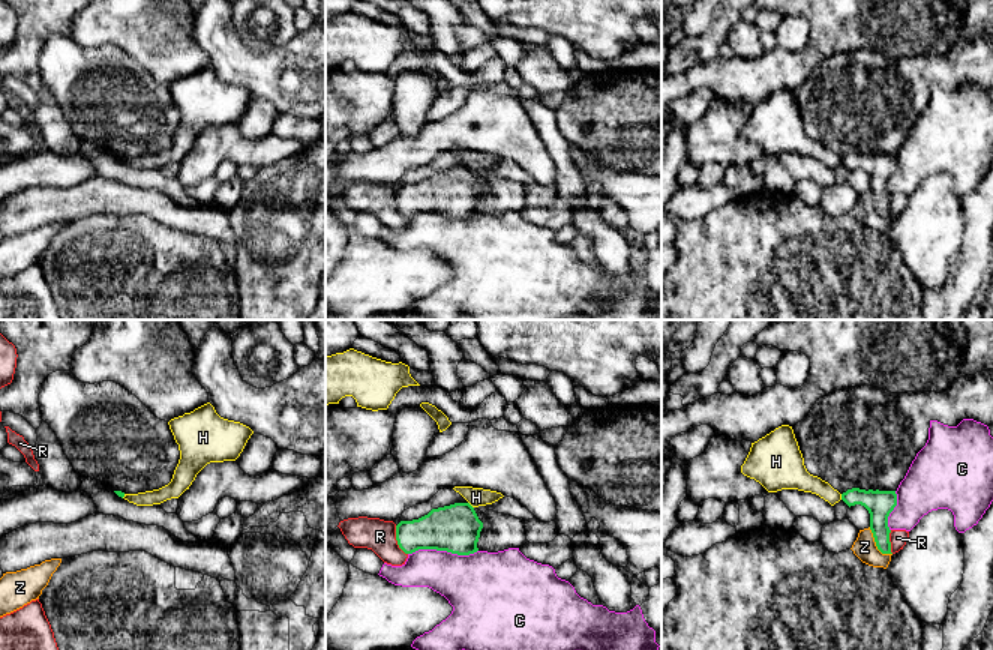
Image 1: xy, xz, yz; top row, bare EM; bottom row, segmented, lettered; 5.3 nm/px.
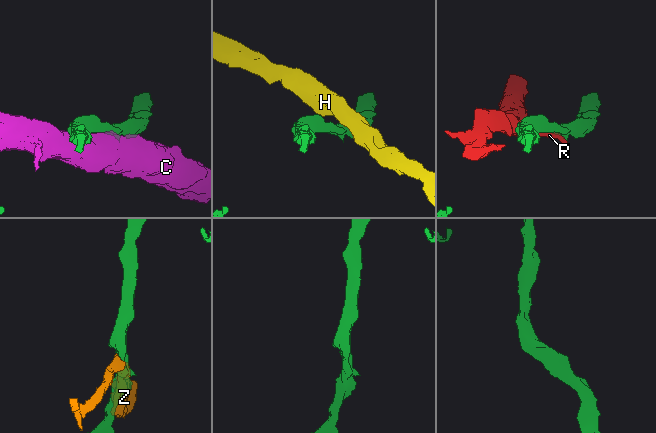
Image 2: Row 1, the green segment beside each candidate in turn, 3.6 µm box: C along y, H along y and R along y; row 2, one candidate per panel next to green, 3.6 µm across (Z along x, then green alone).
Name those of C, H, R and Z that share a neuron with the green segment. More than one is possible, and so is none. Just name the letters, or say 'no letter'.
no letter

